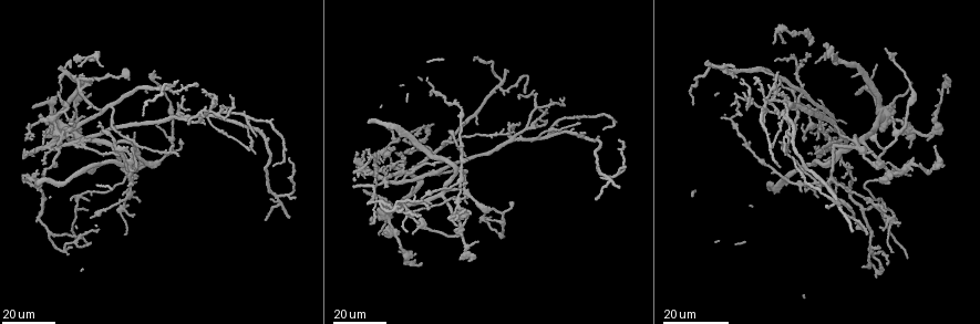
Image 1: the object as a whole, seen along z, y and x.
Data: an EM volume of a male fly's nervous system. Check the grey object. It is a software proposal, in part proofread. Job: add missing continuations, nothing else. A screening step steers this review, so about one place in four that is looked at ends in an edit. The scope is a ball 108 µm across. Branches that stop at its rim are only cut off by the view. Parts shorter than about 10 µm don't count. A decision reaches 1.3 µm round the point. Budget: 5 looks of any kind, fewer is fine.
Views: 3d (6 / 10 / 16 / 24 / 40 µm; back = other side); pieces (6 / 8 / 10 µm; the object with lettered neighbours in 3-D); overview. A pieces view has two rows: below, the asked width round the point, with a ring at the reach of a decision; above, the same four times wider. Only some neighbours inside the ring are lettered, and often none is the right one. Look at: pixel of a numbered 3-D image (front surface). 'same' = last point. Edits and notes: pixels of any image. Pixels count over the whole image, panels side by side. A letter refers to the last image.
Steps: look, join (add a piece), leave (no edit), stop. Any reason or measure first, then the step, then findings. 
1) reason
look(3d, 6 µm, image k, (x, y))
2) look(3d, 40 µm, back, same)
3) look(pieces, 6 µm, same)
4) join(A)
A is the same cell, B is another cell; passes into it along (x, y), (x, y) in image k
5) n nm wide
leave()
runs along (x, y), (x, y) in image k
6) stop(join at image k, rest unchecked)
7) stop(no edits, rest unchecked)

look(3d, 16 µm, image 1, (433, 124))

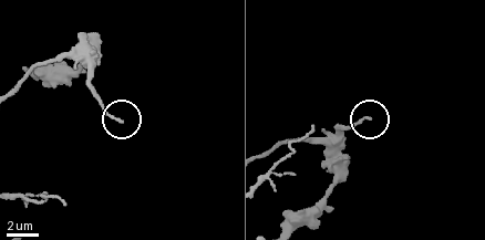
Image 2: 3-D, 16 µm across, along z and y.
look(pieces, 10 µm, image 2, (122, 119))

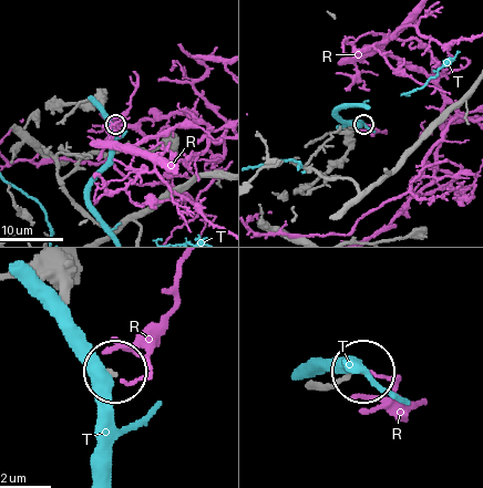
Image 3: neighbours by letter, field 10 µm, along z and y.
leave()
R and T are other cells; none of them fits

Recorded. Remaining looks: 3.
stops while still wide
look(3d, 16 µm, image 1, (425, 207))

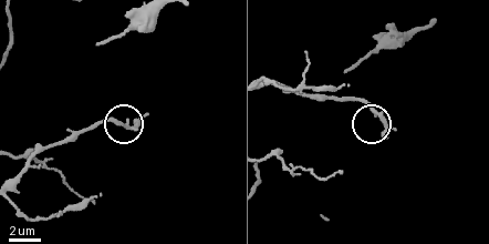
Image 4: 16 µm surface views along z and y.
look(pieces, 10 µm, image 4, (384, 134))

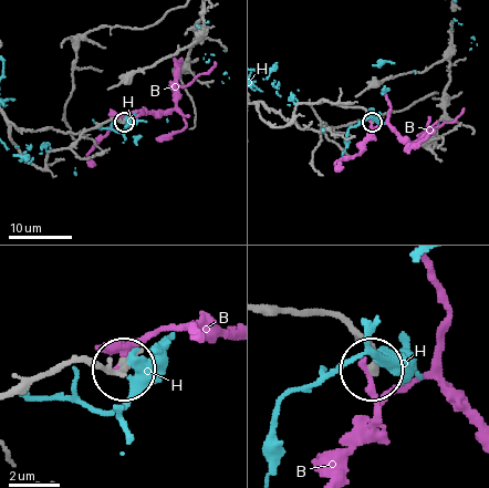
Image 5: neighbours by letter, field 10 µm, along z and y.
leave()
B and H are other cells; runs along (268, 303), (337, 319), (370, 365) in image 5; no lettered piece goes on from it

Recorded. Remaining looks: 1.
stop(no edits, rest unchecked)

